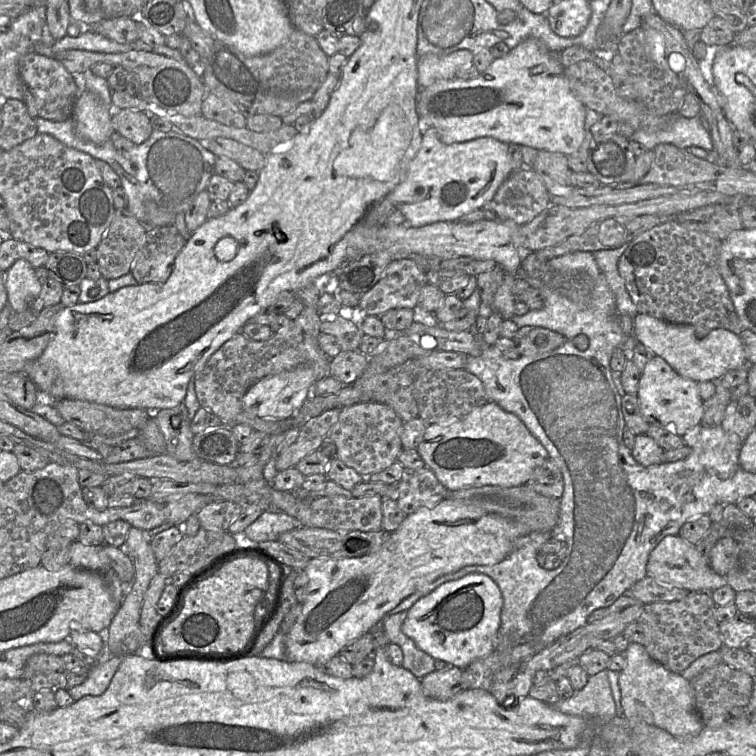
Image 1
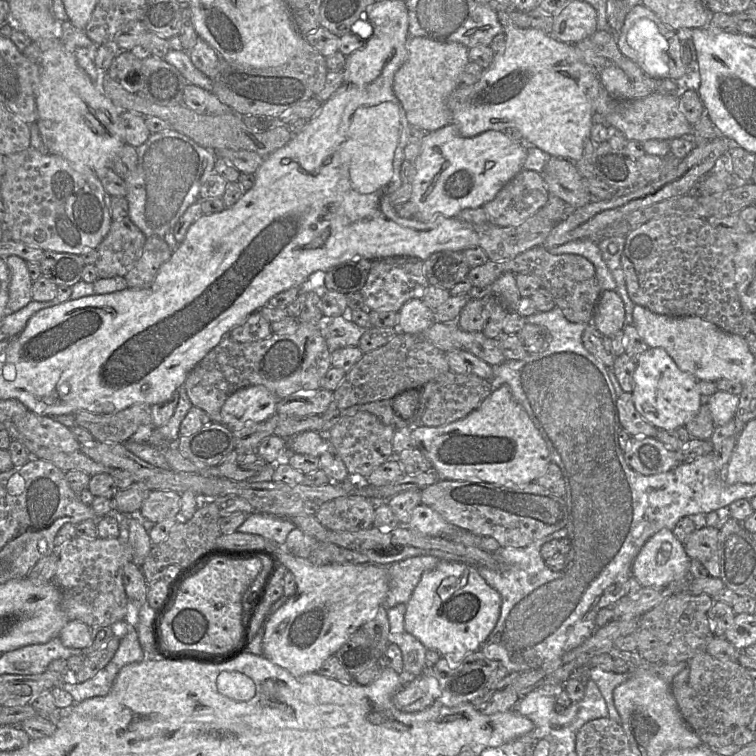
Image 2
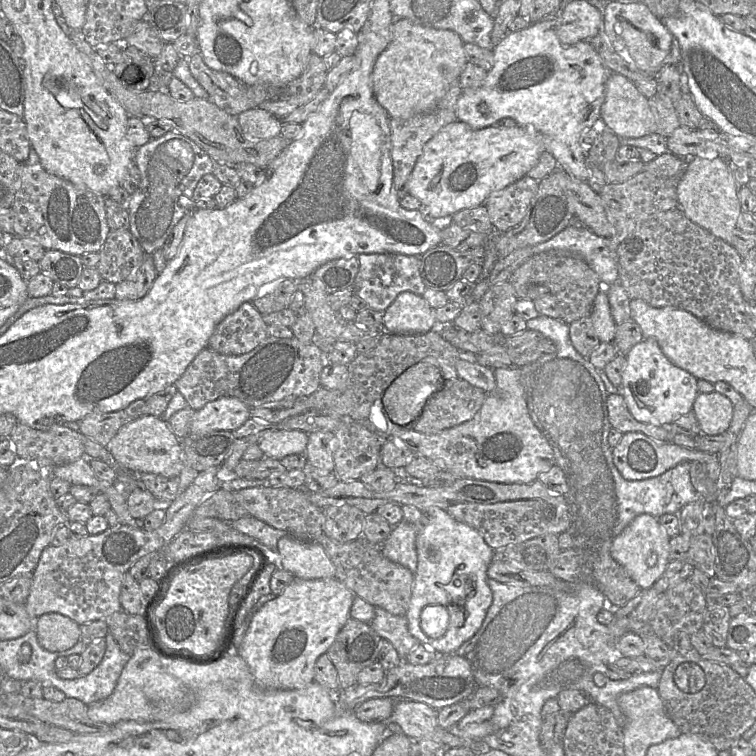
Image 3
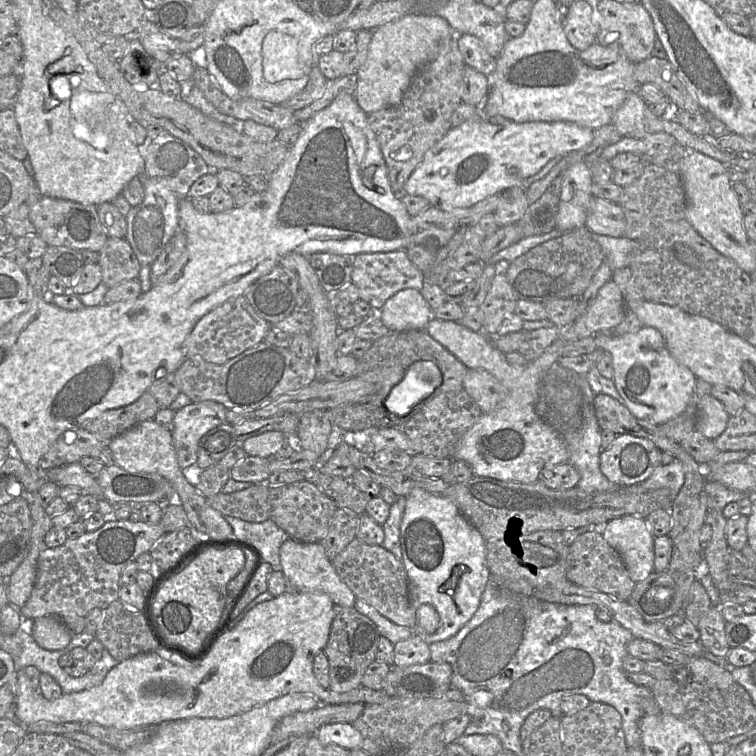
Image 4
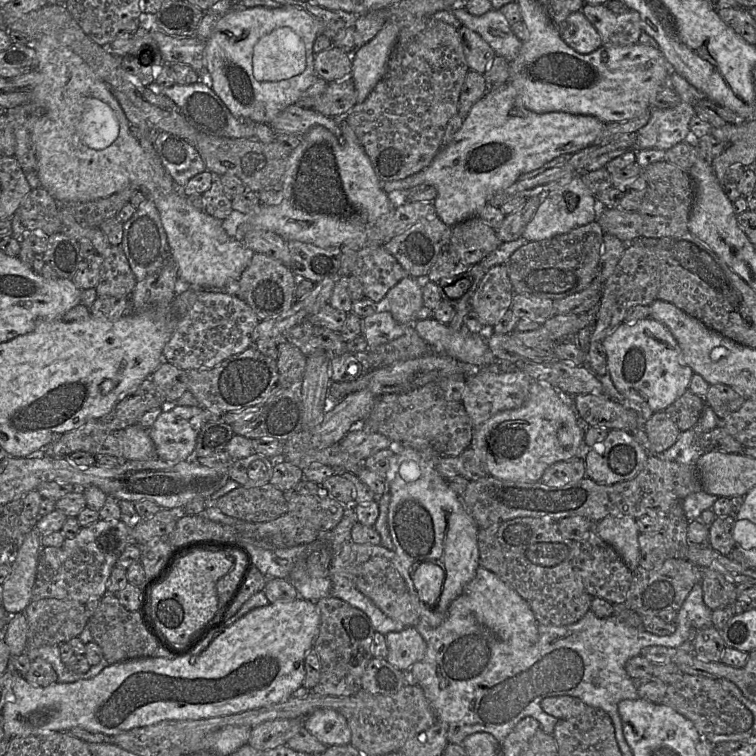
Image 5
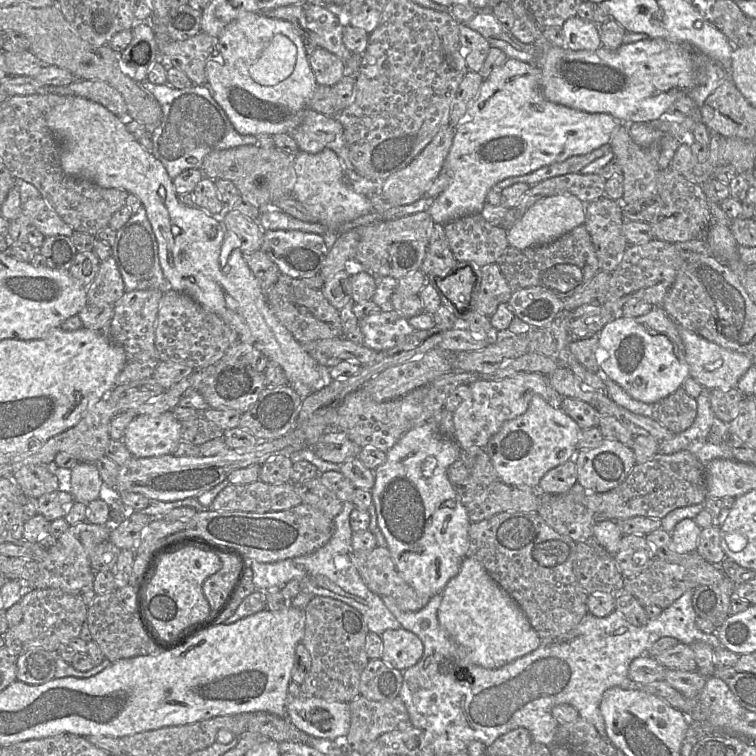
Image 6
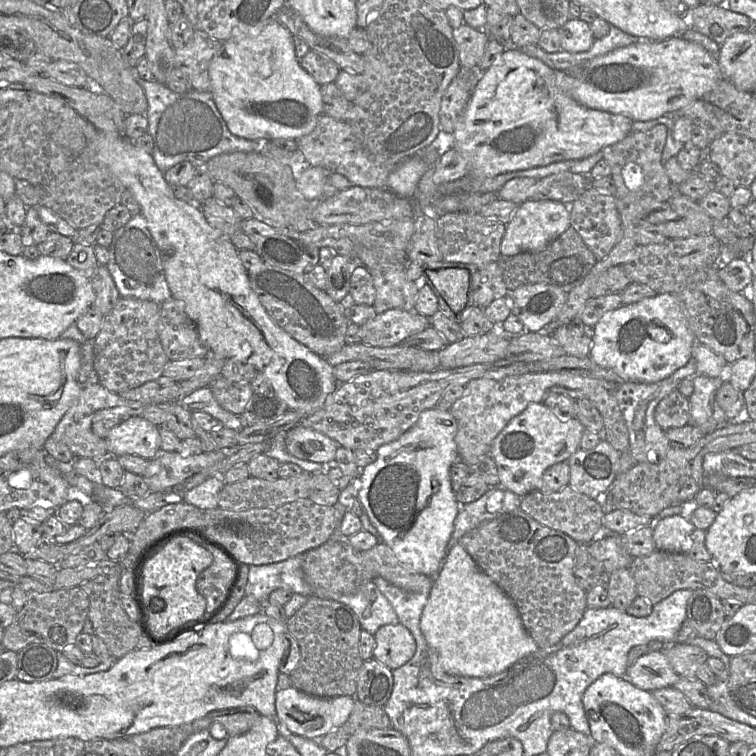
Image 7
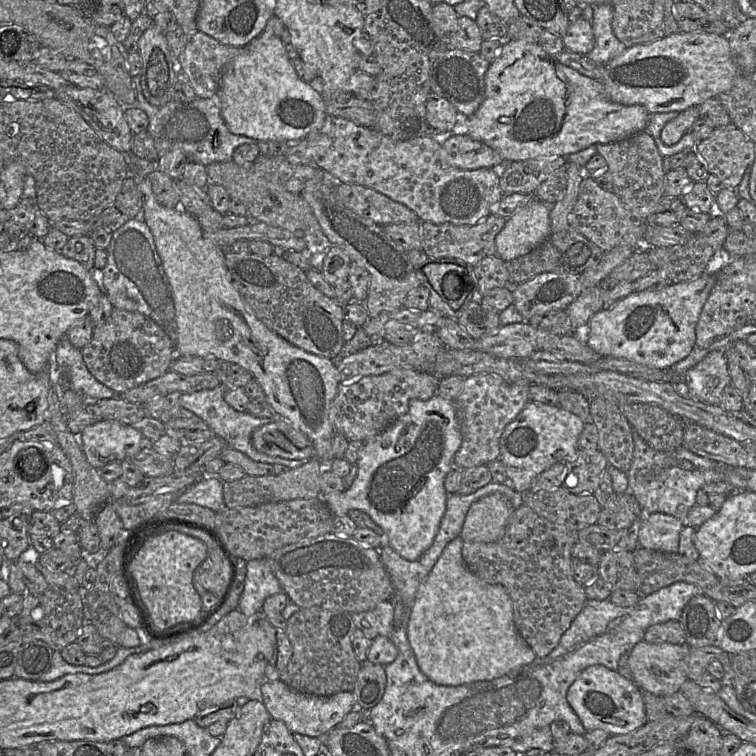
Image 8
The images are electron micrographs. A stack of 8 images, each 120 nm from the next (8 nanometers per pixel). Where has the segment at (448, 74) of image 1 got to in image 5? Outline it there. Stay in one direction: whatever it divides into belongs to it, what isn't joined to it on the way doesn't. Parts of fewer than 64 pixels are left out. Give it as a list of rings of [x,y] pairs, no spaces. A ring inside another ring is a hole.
[[[386,21],[374,38],[352,54],[351,77],[356,90],[356,103],[362,103],[383,78],[399,31],[396,21]]]

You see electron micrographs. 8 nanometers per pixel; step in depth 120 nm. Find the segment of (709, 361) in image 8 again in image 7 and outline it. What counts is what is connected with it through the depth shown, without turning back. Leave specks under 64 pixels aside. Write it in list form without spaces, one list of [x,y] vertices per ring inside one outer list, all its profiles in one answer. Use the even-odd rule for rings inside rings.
[[[696,375],[692,377],[694,392],[688,397],[690,403],[690,424],[698,427],[704,434],[724,427],[729,421],[716,402],[716,393],[724,383],[721,377]]]

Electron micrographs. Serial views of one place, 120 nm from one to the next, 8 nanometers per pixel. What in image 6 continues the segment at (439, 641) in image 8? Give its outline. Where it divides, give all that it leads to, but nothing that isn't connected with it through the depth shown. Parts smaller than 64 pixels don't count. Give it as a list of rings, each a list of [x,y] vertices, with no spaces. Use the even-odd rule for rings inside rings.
[[[471,556],[463,560],[459,573],[443,589],[437,617],[441,627],[465,649],[468,658],[485,668],[510,663],[534,651],[541,642],[517,602]]]

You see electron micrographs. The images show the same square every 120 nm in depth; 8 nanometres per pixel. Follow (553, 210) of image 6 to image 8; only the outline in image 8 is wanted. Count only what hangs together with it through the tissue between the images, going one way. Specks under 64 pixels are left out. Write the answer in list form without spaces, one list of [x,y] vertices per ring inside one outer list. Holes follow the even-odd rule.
[[[535,198],[506,219],[503,229],[495,238],[497,255],[508,262],[526,255],[542,245],[551,235],[550,207],[550,205]]]

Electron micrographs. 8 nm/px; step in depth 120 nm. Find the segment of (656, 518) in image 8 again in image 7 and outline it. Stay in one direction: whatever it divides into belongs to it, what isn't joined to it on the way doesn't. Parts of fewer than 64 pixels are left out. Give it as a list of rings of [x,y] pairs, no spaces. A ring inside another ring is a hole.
[[[680,515],[663,518],[653,528],[657,550],[687,554],[691,546],[691,535],[695,529],[690,521]]]

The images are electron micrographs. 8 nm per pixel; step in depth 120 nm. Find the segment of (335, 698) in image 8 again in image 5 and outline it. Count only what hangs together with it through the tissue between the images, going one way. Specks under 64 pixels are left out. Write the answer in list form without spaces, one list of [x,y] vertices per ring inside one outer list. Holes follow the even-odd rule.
[[[333,709],[313,711],[305,717],[304,728],[326,746],[351,743],[351,730],[346,718]]]

